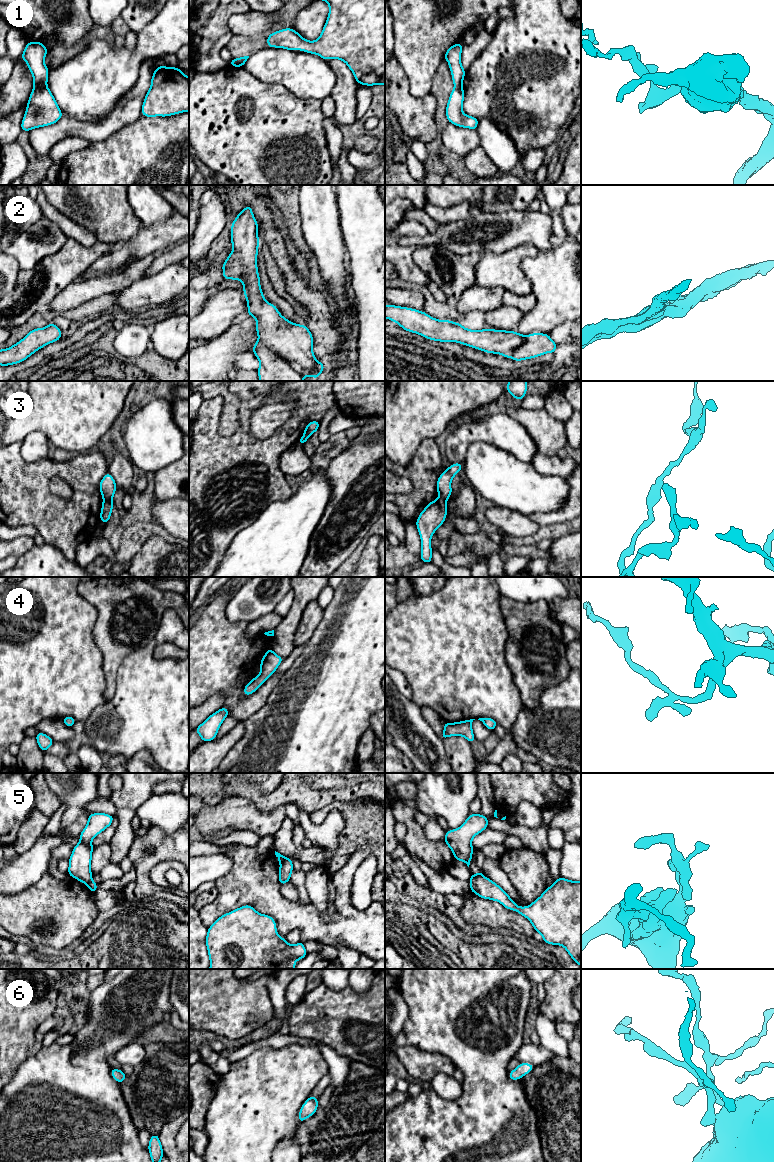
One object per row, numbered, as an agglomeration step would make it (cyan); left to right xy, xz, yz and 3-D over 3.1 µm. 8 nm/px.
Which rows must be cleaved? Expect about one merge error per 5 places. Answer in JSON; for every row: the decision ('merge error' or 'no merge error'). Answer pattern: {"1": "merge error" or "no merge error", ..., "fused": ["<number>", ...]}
{"1": "merge error", "2": "no merge error", "3": "merge error", "4": "no merge error", "5": "merge error", "6": "no merge error", "fused": ["1", "3", "5"]}

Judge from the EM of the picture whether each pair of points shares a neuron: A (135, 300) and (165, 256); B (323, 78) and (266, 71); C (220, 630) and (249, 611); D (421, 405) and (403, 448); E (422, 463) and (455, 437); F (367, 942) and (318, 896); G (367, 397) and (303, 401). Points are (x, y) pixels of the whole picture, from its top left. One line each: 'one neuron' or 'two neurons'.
A: two neurons
B: one neuron
C: two neurons
D: one neuron
E: two neurons
F: two neurons
G: two neurons

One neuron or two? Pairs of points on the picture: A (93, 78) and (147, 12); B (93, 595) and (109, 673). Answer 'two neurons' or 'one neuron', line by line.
A: two neurons
B: one neuron

